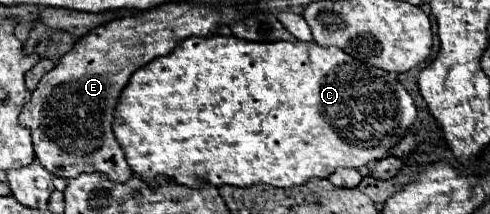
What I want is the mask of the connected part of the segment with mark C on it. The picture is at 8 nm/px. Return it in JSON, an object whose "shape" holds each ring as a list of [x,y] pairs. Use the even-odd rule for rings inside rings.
{"shape":[[[192,36],[186,40],[180,40],[176,48],[168,56],[154,58],[140,70],[136,70],[126,84],[126,88],[120,94],[120,102],[116,104],[114,114],[114,136],[120,142],[124,156],[128,160],[128,166],[132,172],[136,172],[144,182],[154,184],[154,178],[164,176],[168,182],[176,182],[190,188],[200,188],[204,182],[214,186],[238,186],[248,188],[254,184],[270,184],[278,188],[292,188],[306,184],[312,178],[328,178],[336,168],[348,166],[356,170],[364,170],[368,162],[386,158],[386,152],[392,150],[402,136],[406,134],[406,128],[416,118],[416,106],[406,88],[388,72],[368,66],[356,58],[350,58],[346,52],[338,50],[336,46],[320,46],[316,42],[270,42],[270,44],[258,44],[258,42],[244,42],[236,36]]]}

